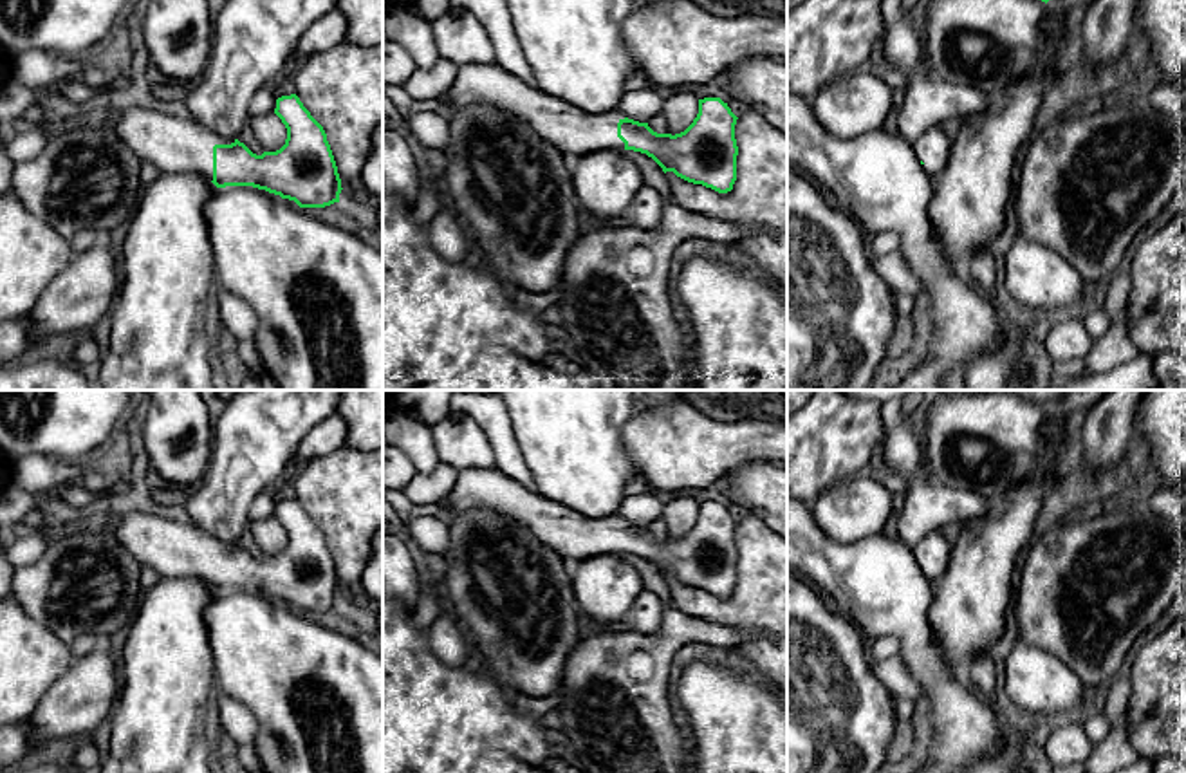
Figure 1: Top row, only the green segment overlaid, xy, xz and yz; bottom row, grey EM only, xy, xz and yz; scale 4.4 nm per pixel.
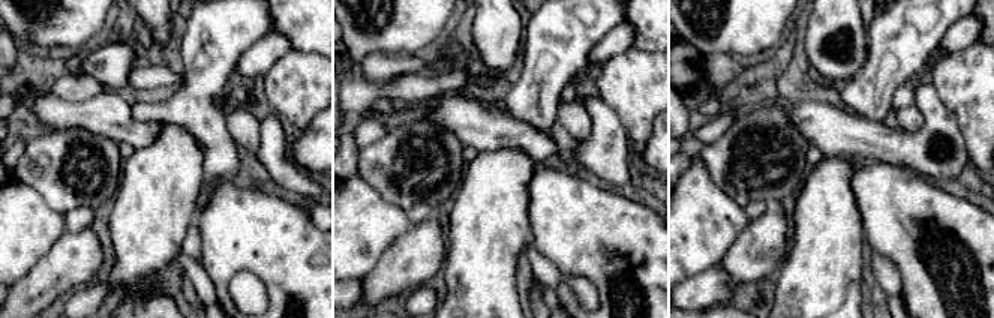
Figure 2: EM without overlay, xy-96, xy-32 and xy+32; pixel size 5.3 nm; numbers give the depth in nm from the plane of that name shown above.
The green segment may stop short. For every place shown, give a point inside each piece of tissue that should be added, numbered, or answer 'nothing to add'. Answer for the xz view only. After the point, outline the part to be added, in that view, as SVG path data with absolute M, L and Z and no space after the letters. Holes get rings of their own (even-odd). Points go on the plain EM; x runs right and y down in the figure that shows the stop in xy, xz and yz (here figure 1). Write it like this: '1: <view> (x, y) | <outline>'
1: xz (574, 537) | M460 470L453 489L439 506L487 508L524 524L569 565L592 554L625 554L617 542L621 517L592 518L561 502L527 489L496 470Z

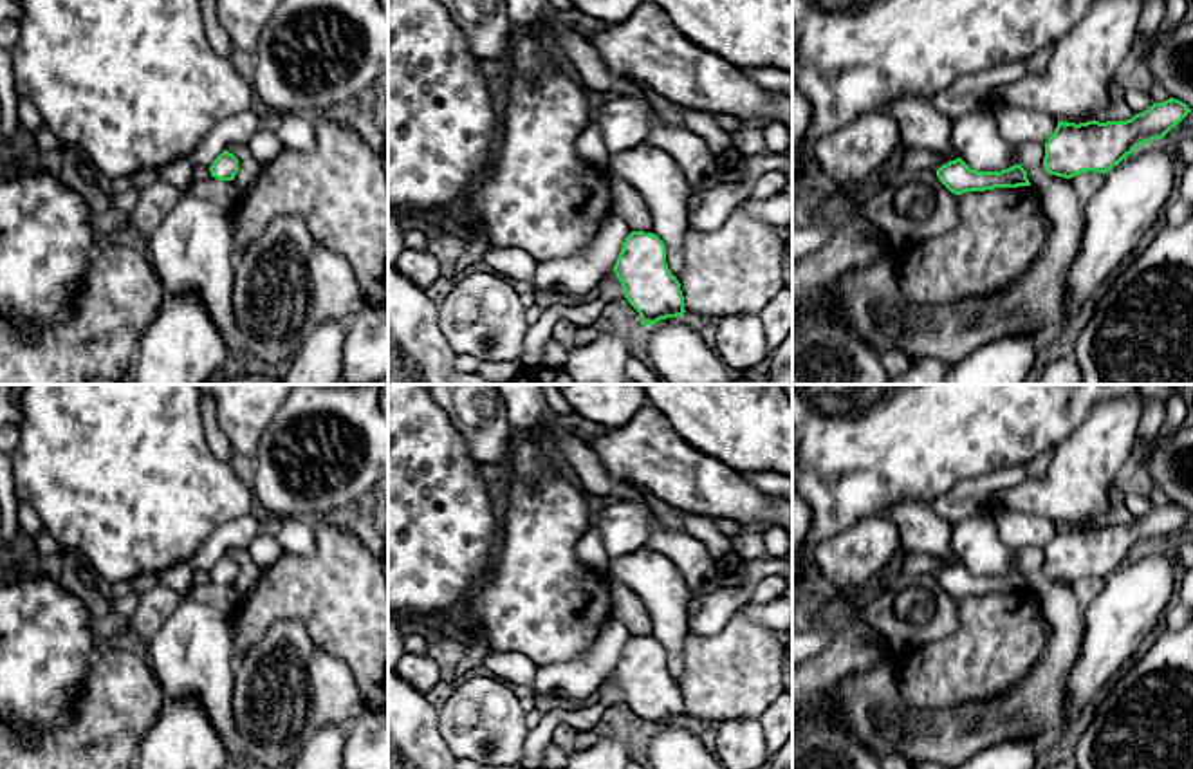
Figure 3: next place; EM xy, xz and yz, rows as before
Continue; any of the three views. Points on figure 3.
nothing to add

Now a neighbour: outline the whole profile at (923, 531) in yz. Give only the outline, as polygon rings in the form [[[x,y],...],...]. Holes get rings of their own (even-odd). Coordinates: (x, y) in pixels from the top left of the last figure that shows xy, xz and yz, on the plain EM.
[[[904,498],[884,514],[899,529],[902,552],[948,558],[951,547],[951,523],[940,518],[933,505],[919,498]]]

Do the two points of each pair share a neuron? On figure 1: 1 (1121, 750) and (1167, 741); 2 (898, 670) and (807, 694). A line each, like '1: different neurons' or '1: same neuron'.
1: different neurons
2: different neurons

